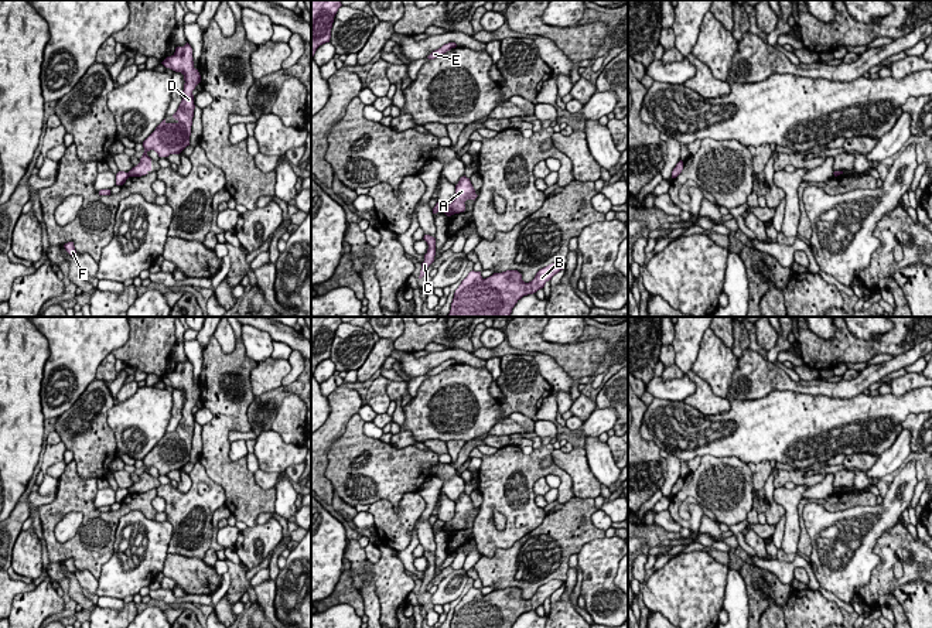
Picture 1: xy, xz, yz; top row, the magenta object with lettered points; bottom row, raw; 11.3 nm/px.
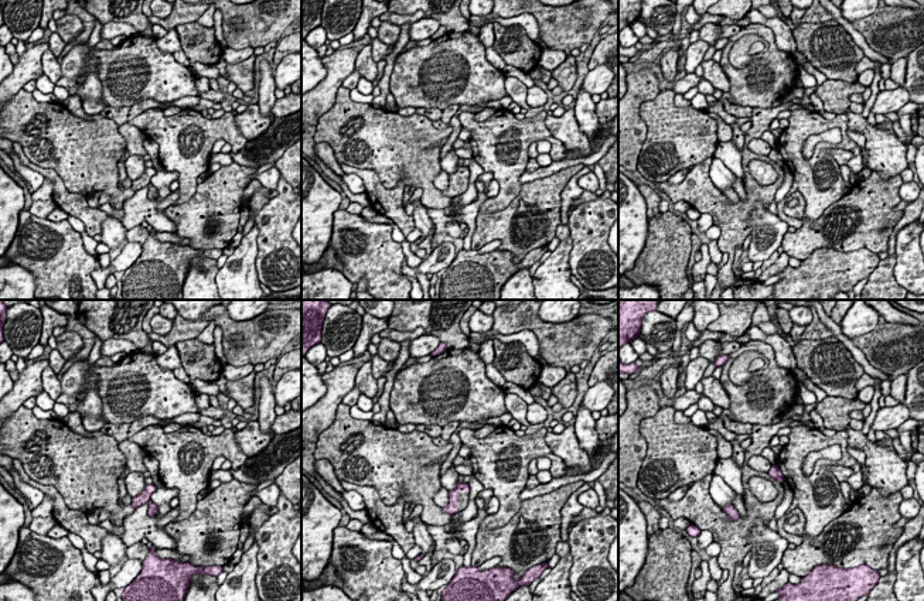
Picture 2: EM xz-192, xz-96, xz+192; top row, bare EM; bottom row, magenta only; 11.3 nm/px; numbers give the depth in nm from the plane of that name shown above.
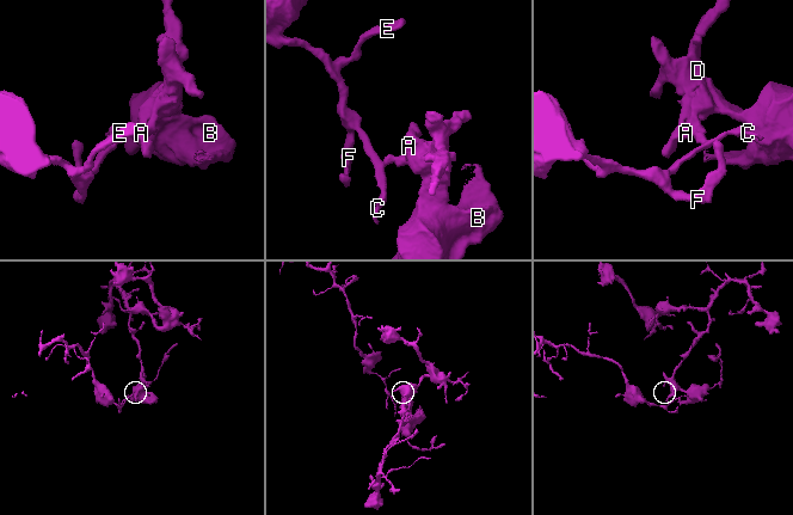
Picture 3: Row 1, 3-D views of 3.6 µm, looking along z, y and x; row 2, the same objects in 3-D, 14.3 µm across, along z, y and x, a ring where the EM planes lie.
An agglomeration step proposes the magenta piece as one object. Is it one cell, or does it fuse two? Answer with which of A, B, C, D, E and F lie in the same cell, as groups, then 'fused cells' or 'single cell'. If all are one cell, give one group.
A B D / C E F | fused cells

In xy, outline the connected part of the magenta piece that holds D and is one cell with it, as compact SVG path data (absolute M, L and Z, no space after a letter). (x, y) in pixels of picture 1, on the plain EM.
M187 359L184 364L177 364L175 369L161 379L165 385L184 392L182 417L173 431L177 438L167 440L164 436L143 458L144 470L140 479L129 488L130 494L141 494L151 488L151 475L147 472L150 467L154 467L158 474L168 474L170 471L180 471L190 463L195 426L192 407L201 399L201 392L198 386L194 385L192 376L192 365Z

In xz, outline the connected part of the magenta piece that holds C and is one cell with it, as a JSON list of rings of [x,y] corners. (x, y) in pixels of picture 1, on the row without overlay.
[[[424,552],[423,556],[427,559],[429,566],[427,570],[424,571],[424,578],[421,580],[419,595],[421,595],[426,591],[426,586],[434,578],[434,573],[436,573],[436,554],[430,552]]]

